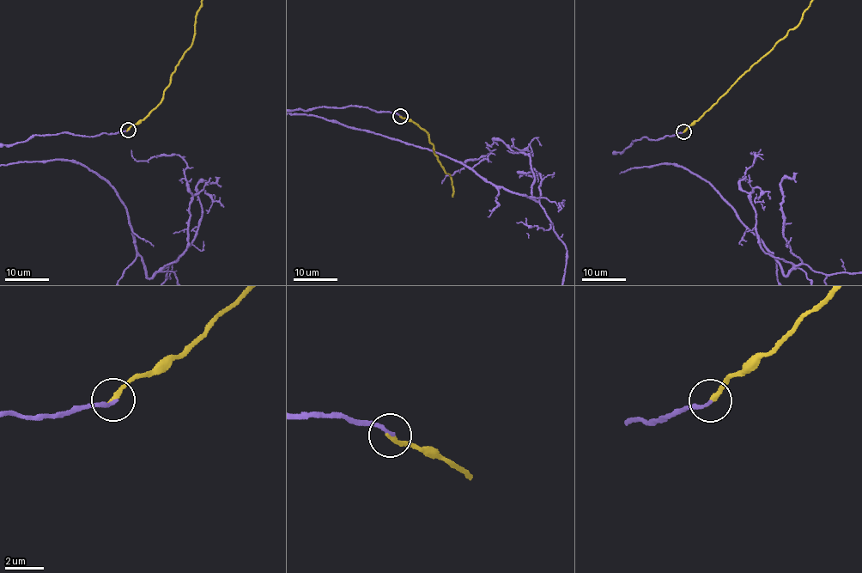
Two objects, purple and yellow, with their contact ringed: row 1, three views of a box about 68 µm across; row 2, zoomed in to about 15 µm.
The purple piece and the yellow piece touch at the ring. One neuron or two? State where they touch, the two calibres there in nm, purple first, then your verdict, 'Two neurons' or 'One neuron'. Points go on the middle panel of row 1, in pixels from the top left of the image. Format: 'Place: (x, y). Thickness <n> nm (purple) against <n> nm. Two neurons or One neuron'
Place: (400, 116). Thickness 160 nm (purple) against 240 nm. One neuron

